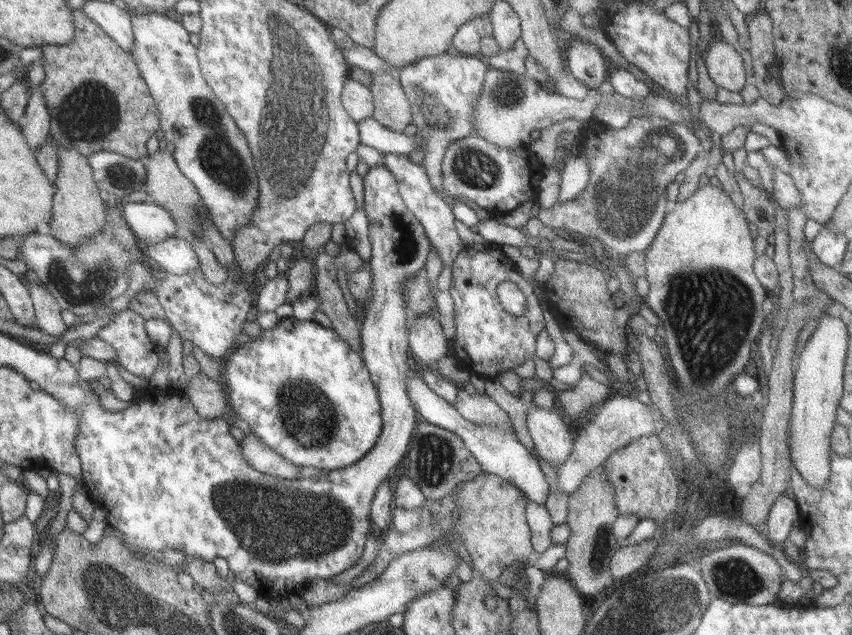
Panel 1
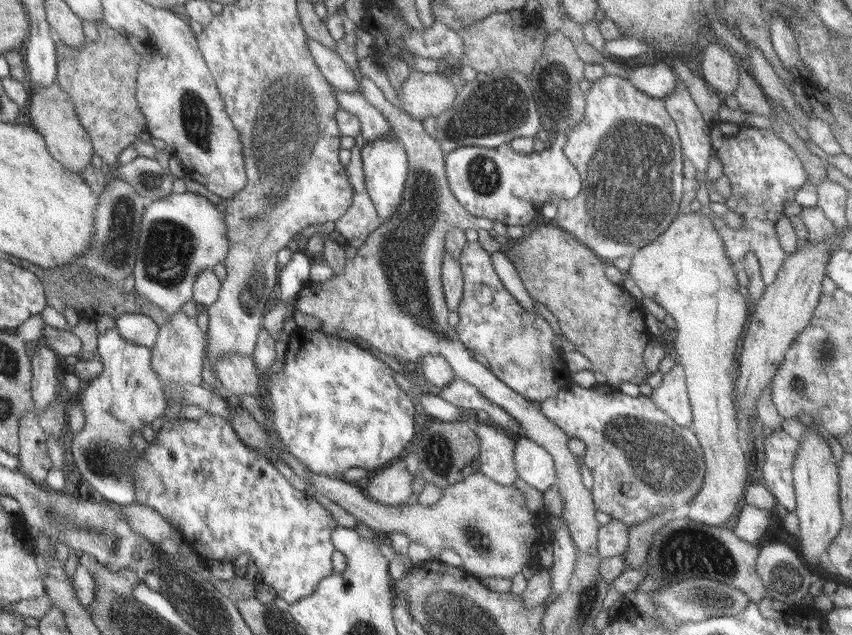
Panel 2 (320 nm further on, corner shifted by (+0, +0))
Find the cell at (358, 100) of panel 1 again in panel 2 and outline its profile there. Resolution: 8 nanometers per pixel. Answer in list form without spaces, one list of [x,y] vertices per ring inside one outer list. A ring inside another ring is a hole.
[[[308,38],[305,45],[309,47],[310,54],[332,87],[343,91],[358,91],[354,71],[336,51],[313,38]]]

